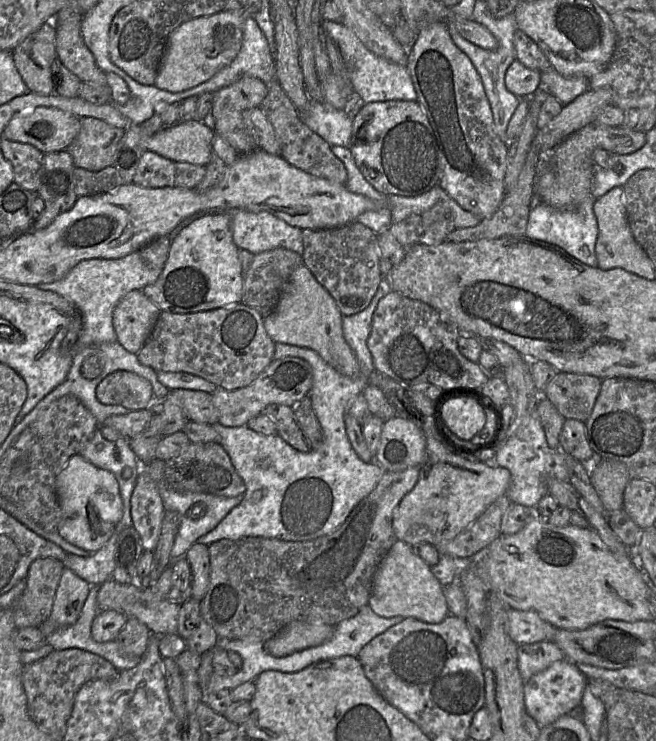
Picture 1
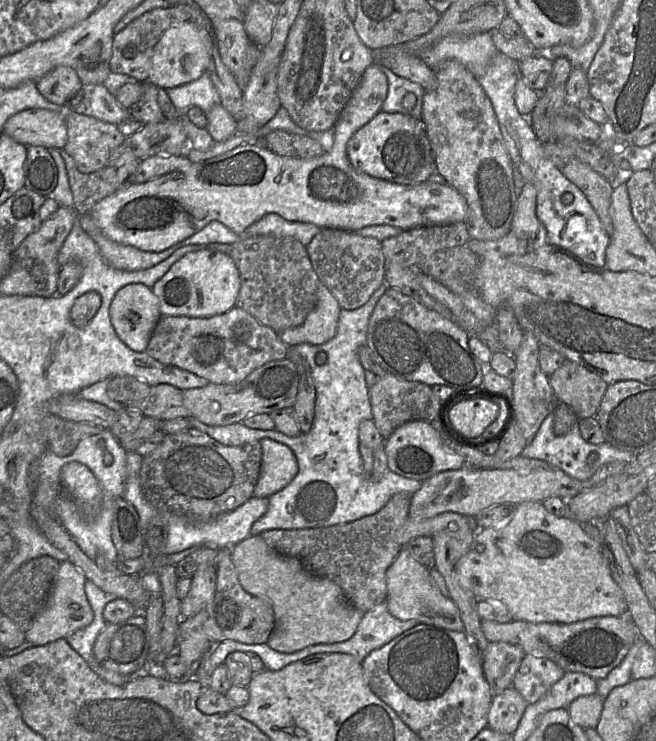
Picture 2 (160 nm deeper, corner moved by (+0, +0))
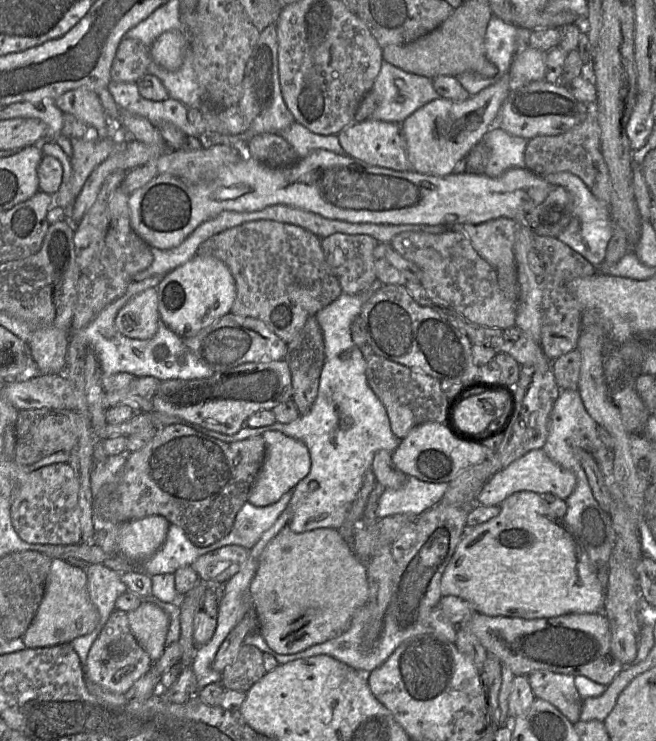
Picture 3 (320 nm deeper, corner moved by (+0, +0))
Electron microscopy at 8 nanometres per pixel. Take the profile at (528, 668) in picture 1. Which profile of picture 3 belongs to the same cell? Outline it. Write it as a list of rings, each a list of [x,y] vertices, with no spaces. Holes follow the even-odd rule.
[[[536,671],[527,679],[535,698],[553,705],[572,724],[579,721],[583,700],[575,687],[573,676]]]

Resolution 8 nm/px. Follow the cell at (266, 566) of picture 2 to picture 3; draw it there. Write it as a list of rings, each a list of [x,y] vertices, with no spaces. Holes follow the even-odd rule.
[[[318,528],[302,533],[283,529],[259,556],[248,590],[256,610],[258,632],[266,644],[278,654],[295,654],[333,639],[348,629],[356,610],[369,599],[367,563],[356,557],[338,529]]]

